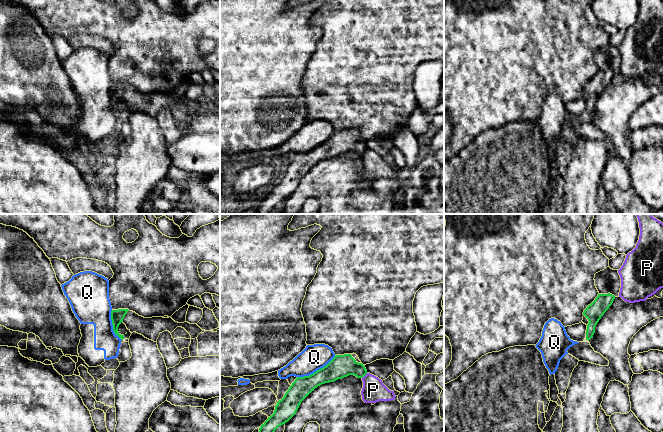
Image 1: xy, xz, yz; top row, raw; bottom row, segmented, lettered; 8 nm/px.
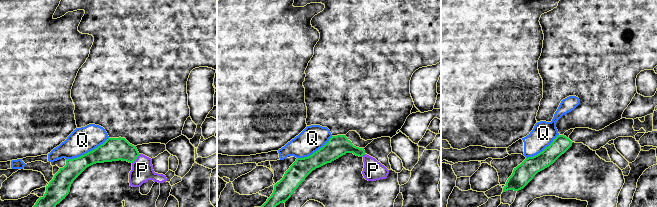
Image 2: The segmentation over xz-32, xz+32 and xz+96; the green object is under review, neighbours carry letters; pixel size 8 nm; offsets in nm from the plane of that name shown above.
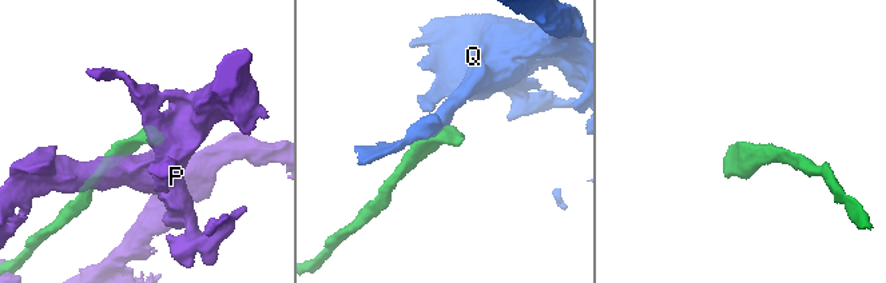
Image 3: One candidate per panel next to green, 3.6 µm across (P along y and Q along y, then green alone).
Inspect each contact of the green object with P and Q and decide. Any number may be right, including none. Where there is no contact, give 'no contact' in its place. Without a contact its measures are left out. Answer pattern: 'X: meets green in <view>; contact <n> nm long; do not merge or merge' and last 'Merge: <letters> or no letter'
P: meets green in xz; contact 60 nm long; do not merge
Q: meets green in xz; contact 360 nm long; do not merge
Merge: no letter

